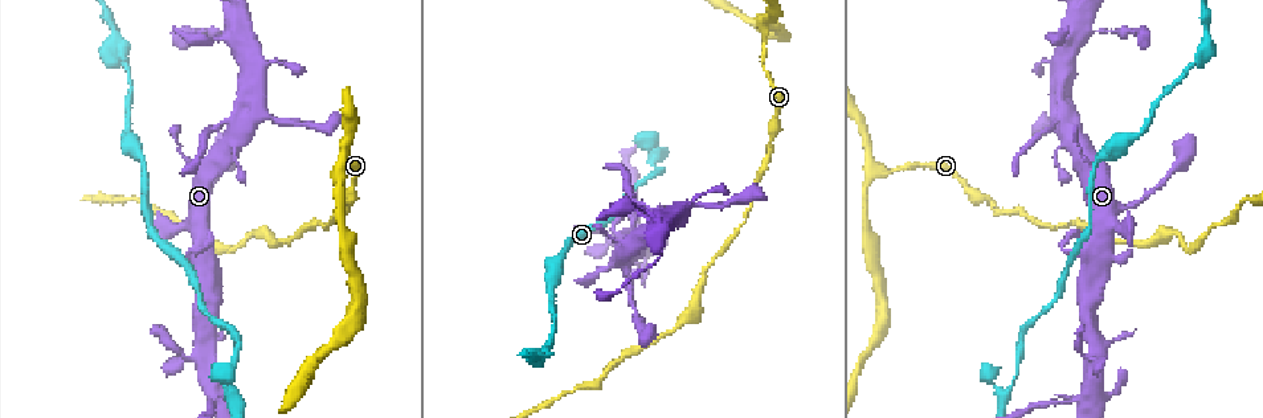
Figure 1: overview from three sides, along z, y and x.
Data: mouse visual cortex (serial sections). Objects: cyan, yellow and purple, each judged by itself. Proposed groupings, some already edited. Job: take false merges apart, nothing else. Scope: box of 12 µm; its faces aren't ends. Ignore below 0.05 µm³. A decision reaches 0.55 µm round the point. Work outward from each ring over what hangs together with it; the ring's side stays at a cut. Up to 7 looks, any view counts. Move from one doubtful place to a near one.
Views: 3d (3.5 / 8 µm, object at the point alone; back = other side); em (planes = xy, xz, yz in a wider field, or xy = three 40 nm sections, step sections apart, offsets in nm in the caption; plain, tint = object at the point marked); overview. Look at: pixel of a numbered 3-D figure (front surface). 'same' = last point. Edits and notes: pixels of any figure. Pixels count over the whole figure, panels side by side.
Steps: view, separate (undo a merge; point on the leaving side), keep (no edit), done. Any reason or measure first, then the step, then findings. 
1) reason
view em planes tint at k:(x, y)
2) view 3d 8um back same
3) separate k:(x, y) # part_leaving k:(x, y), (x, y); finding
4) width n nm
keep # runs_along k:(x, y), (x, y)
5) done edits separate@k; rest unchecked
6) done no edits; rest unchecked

sharp bend
view 3d 3.5um at 1:(879, 175)

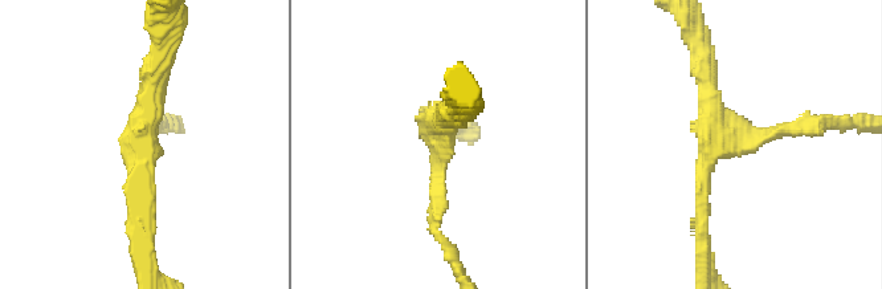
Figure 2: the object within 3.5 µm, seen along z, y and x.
arms 3; arm_widths 150, 200, 300 nm
view em planes tint at 2:(733, 148)

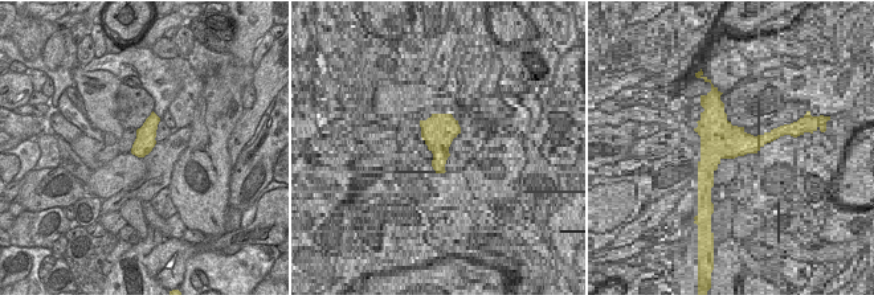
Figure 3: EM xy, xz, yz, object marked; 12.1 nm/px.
keep # runs_along 2:(815, 122), (717, 147), (702, 216); one cell here

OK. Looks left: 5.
three arms meet
view 3d 3.5um at 1:(655, 156)

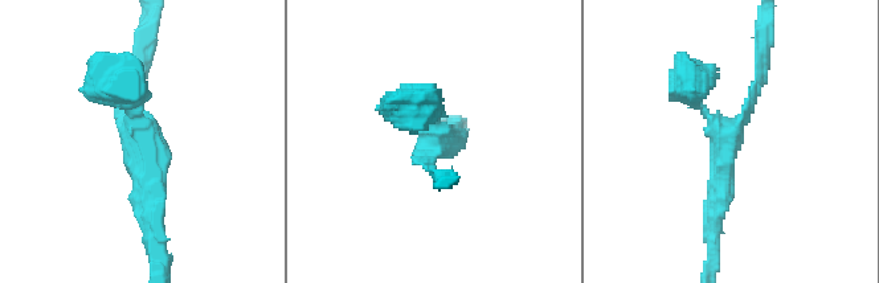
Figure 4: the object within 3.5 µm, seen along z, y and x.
arms 3; arm_widths 150, 250, 350 nm; now the EM
view em xy step 2 tint at 4:(723, 130)

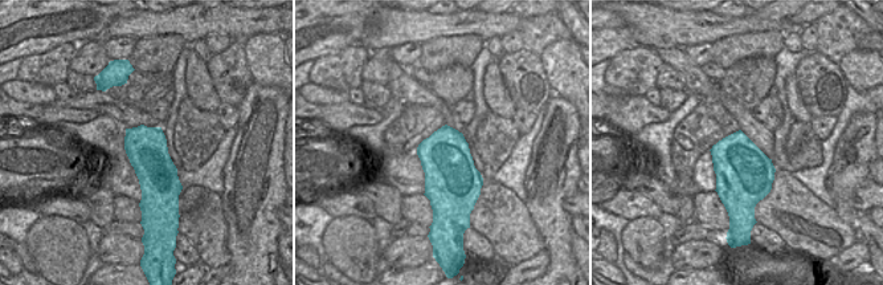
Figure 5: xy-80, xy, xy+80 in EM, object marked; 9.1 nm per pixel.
keep # runs_along 4:(440, 177), (428, 160), (432, 106), (396, 106); one cell here

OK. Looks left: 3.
four or more arms meet
view 3d 8um at 1:(1091, 361)

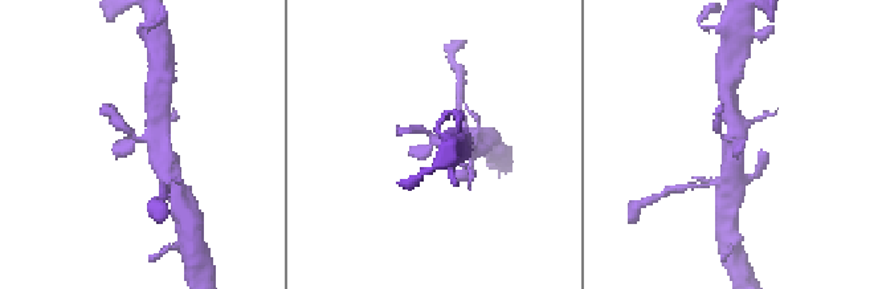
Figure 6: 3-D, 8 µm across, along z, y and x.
view em xy step 3 tint at 6:(147, 139)

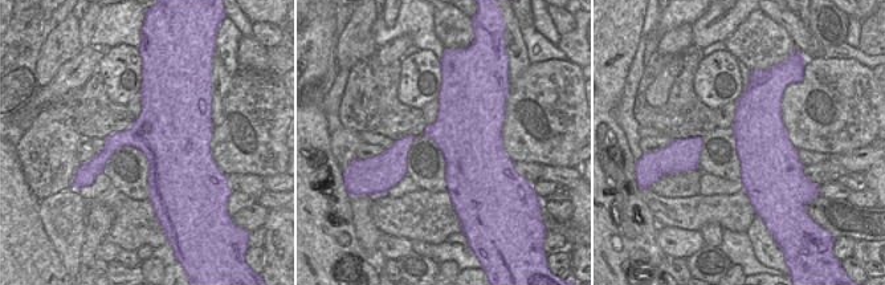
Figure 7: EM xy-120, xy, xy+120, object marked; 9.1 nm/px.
keep # runs_along 6:(158, 102), (155, 139), (167, 175); all the same cell

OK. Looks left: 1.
done no edits; rest unchecked

